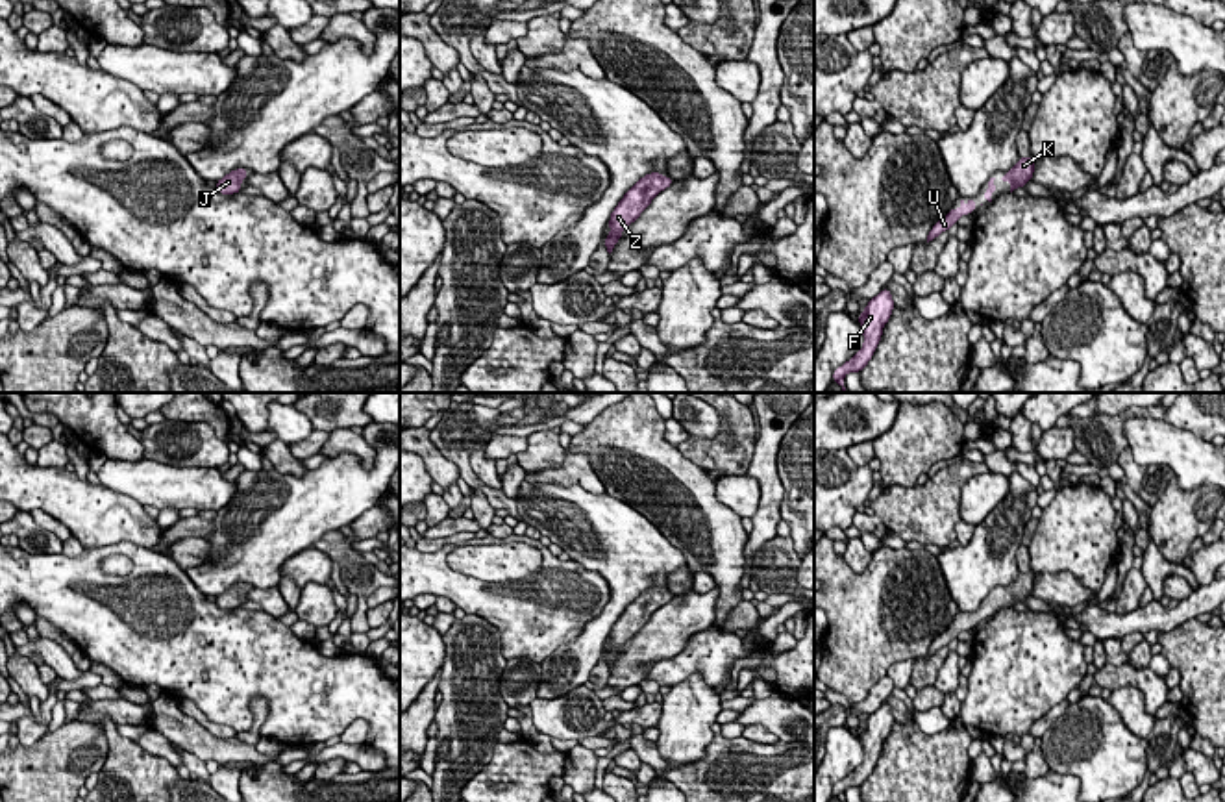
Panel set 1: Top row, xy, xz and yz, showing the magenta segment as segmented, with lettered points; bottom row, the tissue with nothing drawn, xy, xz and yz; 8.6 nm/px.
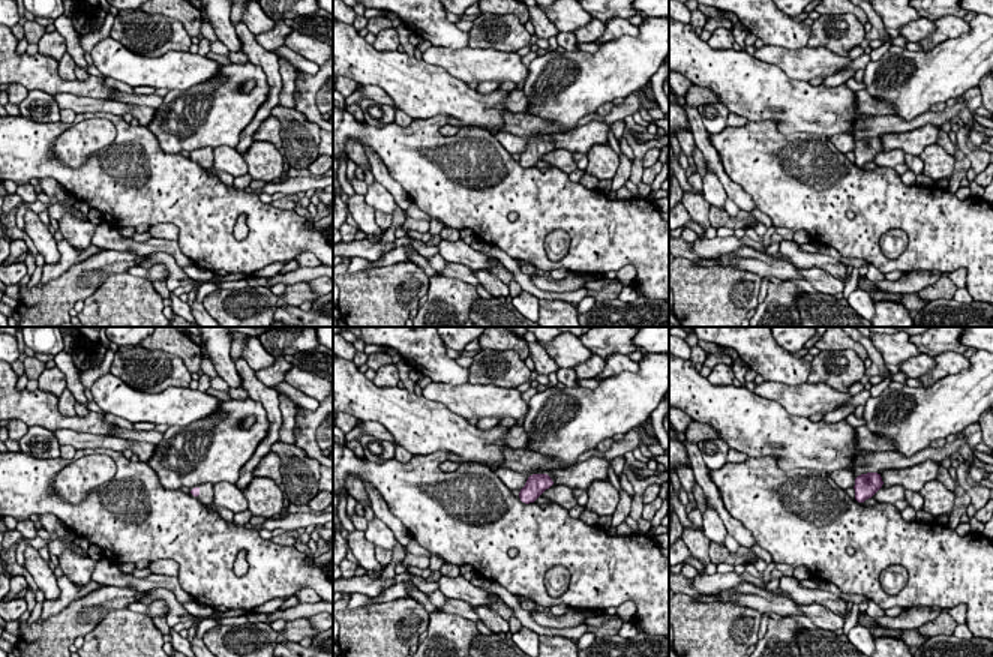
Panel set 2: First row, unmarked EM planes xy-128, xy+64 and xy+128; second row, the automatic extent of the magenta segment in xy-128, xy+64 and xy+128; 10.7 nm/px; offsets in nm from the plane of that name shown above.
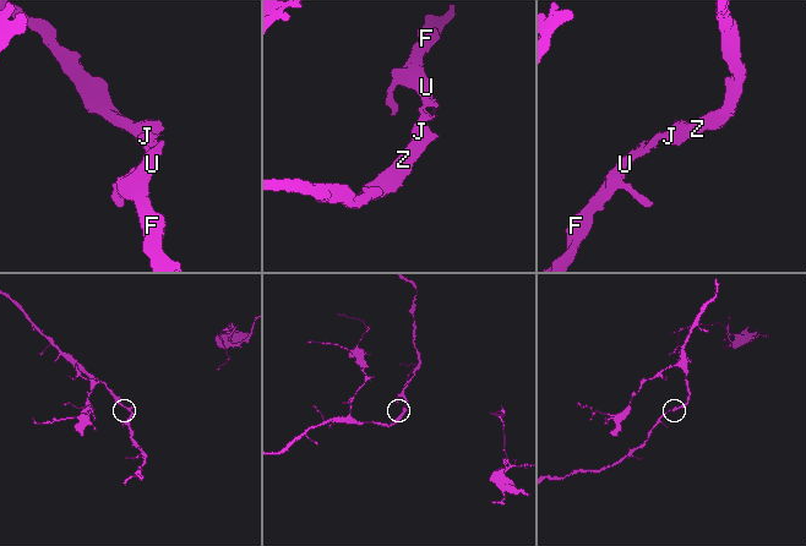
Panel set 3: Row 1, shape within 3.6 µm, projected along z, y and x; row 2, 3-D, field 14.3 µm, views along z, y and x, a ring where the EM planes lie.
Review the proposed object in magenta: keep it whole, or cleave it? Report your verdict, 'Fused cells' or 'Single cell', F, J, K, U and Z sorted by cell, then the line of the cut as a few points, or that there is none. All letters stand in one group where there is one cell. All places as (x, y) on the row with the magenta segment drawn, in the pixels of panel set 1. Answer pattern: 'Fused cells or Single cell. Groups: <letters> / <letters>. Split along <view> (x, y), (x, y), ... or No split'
Single cell. Groups: F J K U Z. No split

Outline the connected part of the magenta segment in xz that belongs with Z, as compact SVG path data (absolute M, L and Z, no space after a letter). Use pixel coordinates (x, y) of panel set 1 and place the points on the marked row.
M650 172L642 176L618 202L609 219L611 233L605 237L605 248L611 254L620 241L622 232L635 222L640 213L651 204L651 200L674 183L661 172Z

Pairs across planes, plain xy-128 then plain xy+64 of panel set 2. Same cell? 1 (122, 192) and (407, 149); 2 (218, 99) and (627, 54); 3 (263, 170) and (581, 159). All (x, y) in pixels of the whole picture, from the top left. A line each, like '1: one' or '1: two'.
1: one
2: one
3: two

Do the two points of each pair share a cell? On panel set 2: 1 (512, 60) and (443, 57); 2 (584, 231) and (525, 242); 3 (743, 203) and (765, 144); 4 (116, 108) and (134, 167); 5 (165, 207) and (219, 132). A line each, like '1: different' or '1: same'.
1: same
2: same
3: different
4: different
5: different

